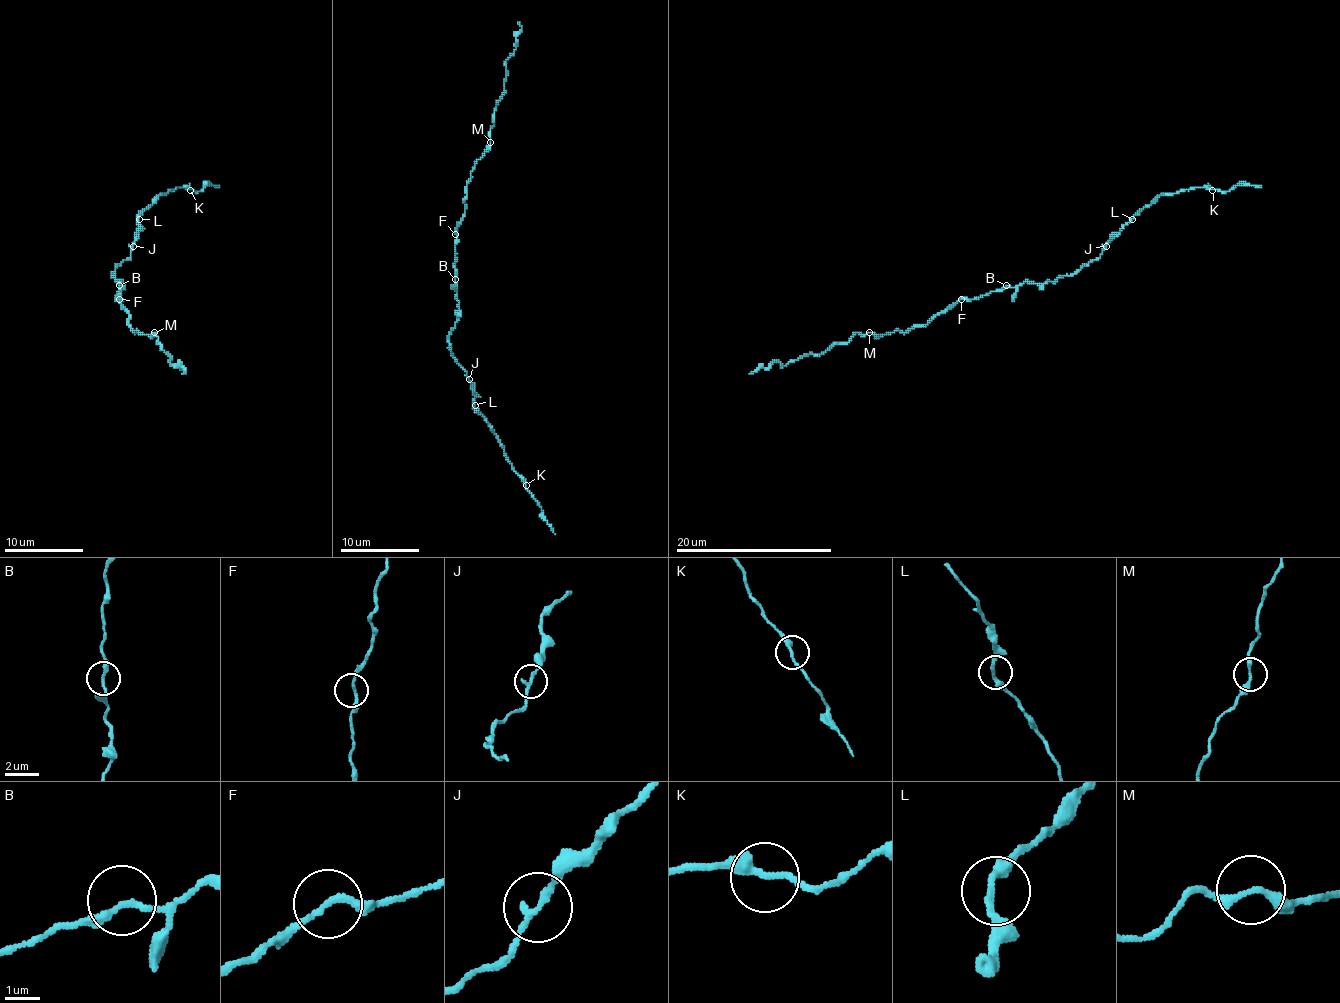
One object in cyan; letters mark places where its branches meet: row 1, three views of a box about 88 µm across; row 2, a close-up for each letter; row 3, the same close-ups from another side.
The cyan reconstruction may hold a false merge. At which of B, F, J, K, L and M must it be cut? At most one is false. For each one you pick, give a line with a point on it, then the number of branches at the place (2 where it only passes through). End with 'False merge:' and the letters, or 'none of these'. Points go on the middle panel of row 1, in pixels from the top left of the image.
K: place (526, 485); branches 2
False merge: K

